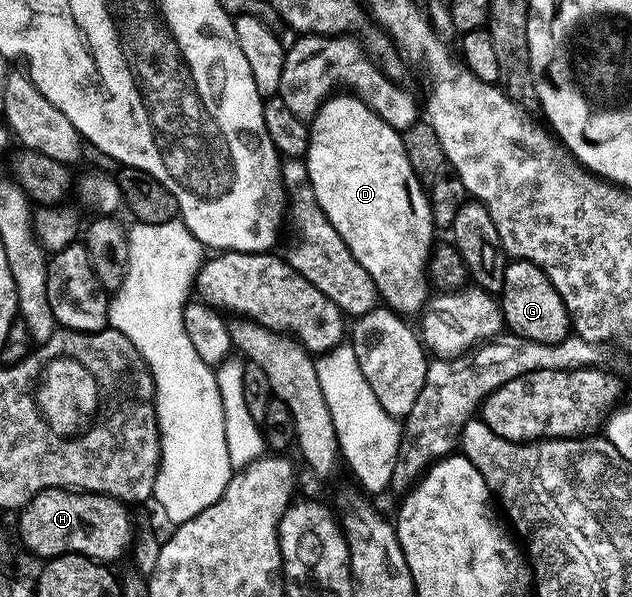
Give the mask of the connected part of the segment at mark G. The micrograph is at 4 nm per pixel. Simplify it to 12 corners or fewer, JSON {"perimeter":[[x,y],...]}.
{"perimeter":[[512,259],[499,294],[516,337],[559,345],[572,319],[534,263]]}

